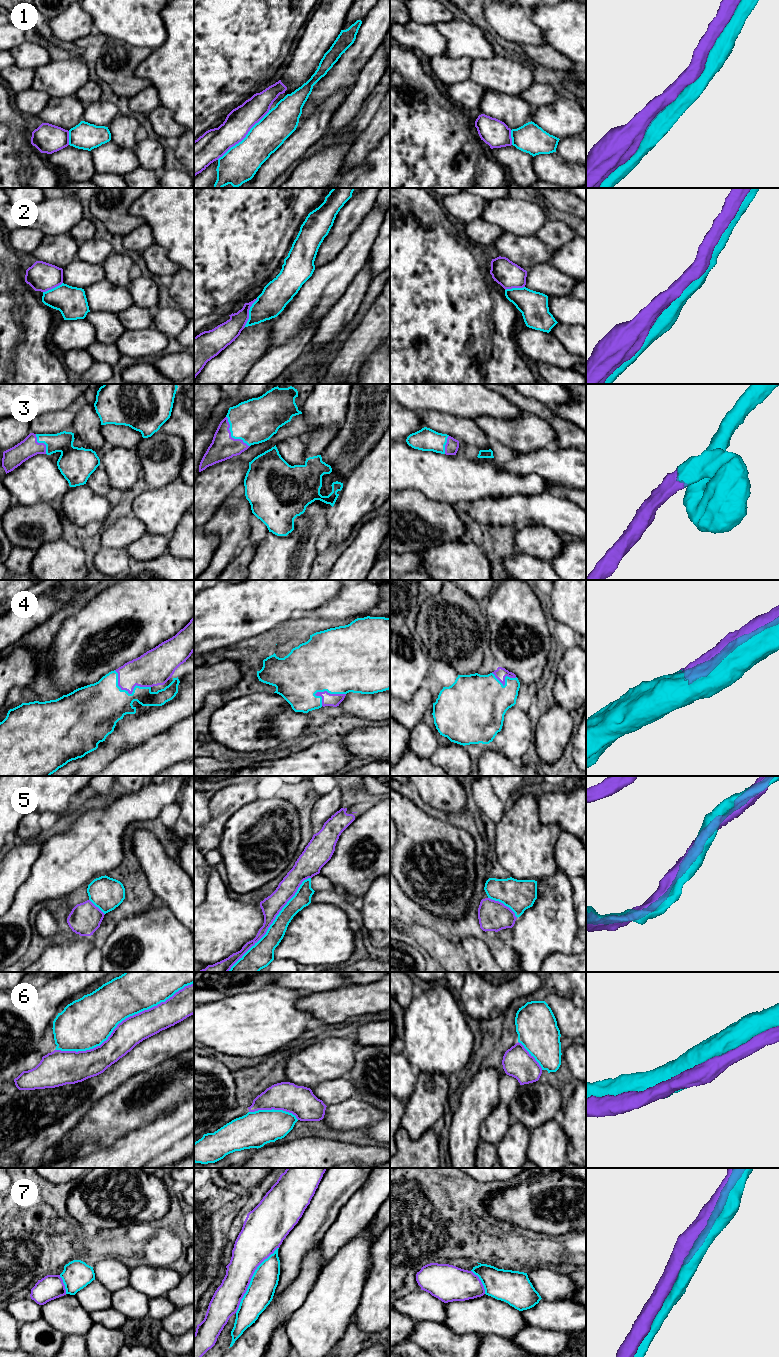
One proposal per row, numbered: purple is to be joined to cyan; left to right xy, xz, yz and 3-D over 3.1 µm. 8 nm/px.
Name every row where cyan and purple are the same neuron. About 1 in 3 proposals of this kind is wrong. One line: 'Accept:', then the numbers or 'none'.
Accept: 3, 4, 5, 6

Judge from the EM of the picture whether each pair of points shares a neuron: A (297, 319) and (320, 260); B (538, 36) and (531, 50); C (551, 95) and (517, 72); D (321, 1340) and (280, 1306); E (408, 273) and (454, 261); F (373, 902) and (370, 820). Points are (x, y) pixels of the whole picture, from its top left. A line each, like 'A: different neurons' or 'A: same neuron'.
A: different neurons
B: different neurons
C: different neurons
D: different neurons
E: same neuron
F: different neurons

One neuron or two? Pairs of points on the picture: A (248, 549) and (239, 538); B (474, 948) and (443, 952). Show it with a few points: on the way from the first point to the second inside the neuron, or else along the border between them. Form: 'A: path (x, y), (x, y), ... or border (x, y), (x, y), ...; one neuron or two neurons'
A: border (247, 541), (229, 562); two neurons
B: border (458, 945), (465, 953), (468, 961); two neurons

